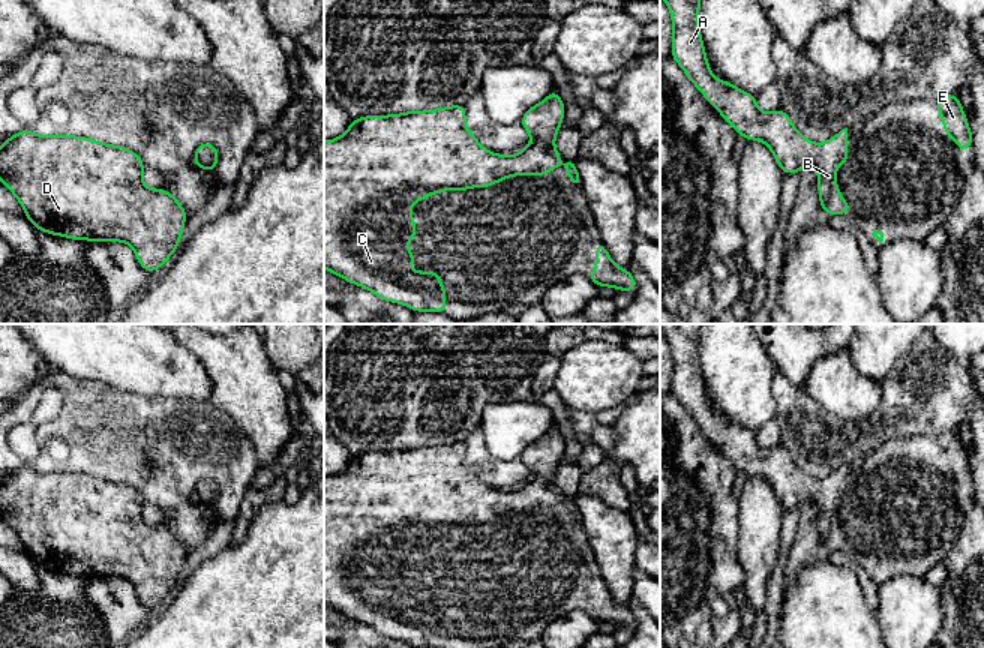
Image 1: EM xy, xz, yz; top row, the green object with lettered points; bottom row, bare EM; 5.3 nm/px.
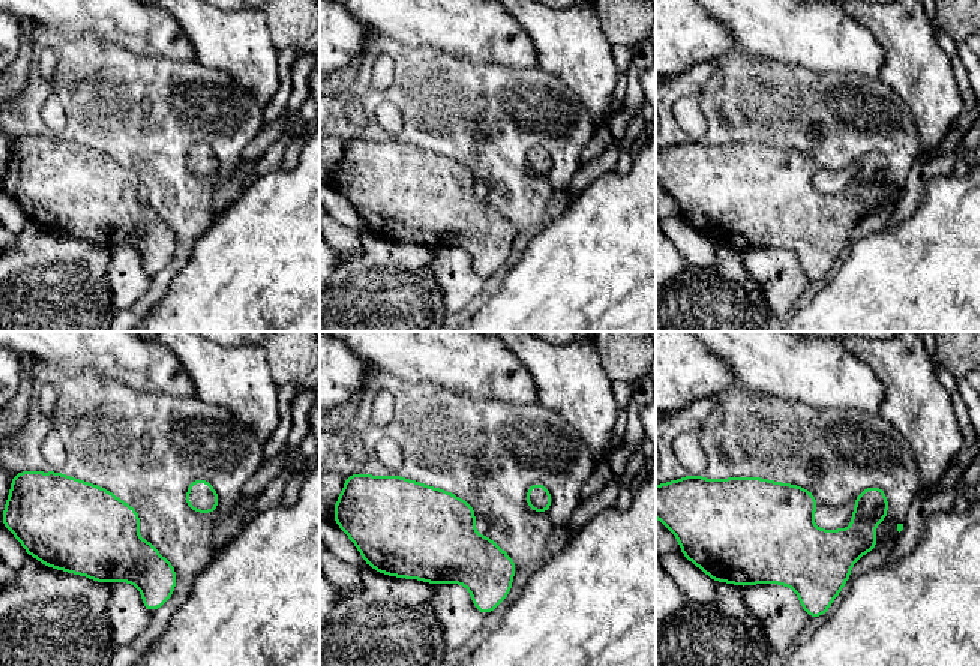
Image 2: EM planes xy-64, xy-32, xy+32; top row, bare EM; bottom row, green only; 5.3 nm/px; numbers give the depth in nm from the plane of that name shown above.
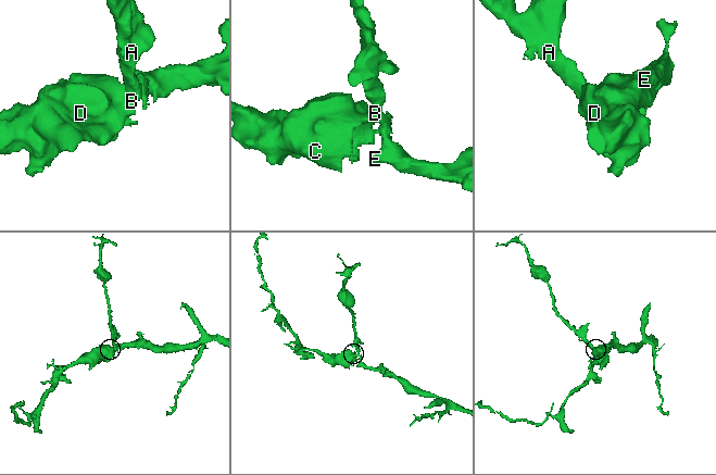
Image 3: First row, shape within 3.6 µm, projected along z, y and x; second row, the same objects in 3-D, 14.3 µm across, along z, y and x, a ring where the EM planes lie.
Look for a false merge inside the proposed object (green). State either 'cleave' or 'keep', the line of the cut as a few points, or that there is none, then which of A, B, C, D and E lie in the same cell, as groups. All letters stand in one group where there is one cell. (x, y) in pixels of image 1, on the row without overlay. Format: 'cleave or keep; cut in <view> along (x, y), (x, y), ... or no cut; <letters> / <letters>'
keep; no cut; A B C D E

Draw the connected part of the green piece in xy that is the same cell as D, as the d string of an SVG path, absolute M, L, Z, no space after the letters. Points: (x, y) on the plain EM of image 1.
M21 466L0 483L0 518L18 534L26 554L40 567L78 576L112 576L134 584L140 602L152 609L176 588L186 546L165 525L148 525L142 519L142 495L123 482L104 480L86 472L44 472Z

